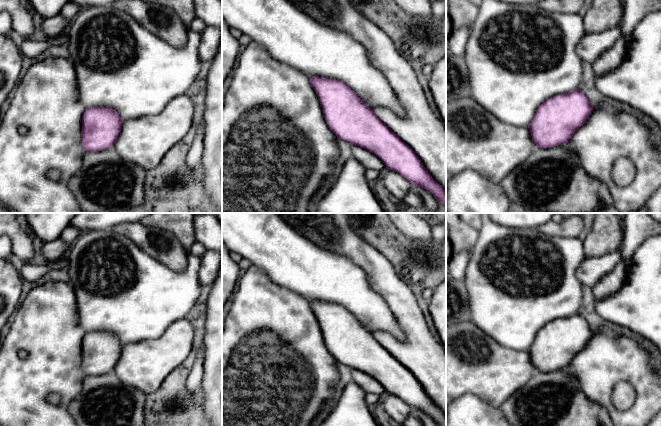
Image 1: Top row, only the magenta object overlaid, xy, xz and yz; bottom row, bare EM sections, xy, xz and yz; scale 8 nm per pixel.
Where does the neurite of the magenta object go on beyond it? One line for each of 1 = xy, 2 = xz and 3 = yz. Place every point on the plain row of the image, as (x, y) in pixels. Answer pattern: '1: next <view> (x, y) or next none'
1: next none
2: next none
3: next none

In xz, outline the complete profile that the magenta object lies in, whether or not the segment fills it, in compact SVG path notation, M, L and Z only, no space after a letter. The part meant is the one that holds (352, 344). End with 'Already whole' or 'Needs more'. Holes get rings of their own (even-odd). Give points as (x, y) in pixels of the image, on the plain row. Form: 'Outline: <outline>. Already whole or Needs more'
Outline: M309 301L310 307L320 325L324 342L336 360L353 370L360 370L374 377L385 388L387 393L399 397L414 412L422 411L430 416L439 426L446 426L446 415L425 393L415 376L392 356L347 309L338 304Z. Already whole

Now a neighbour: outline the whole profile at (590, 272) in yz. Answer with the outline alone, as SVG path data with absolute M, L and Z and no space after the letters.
M622 243L614 252L607 253L600 257L585 257L576 272L580 283L591 289L596 286L601 279L610 273L622 260L621 250Z

